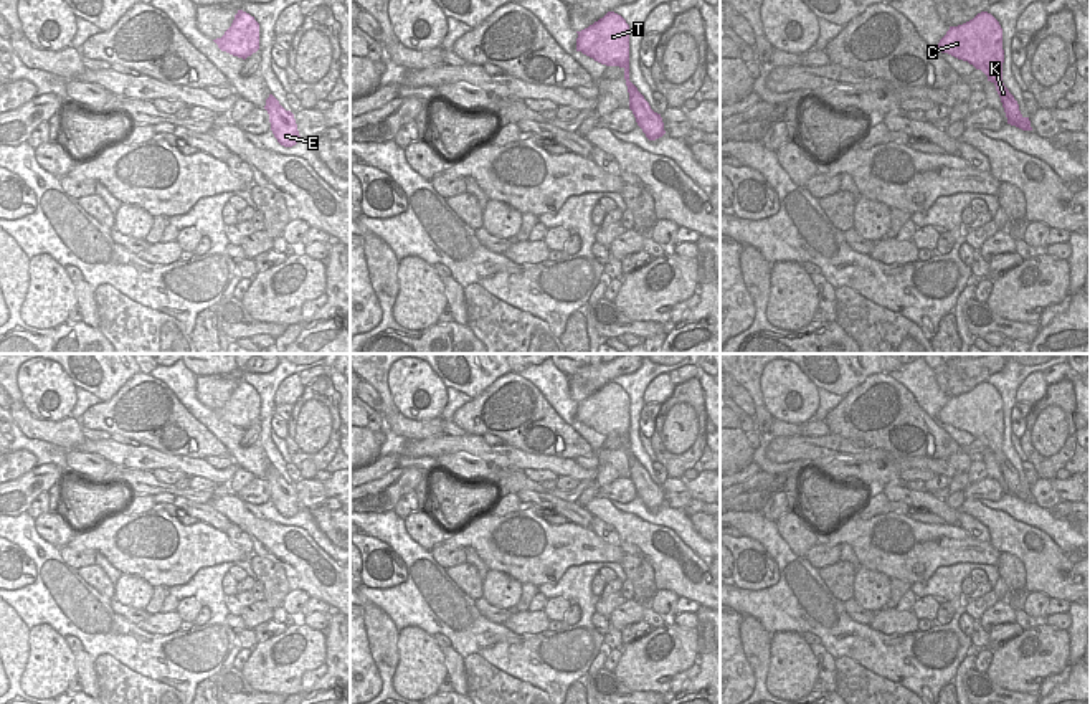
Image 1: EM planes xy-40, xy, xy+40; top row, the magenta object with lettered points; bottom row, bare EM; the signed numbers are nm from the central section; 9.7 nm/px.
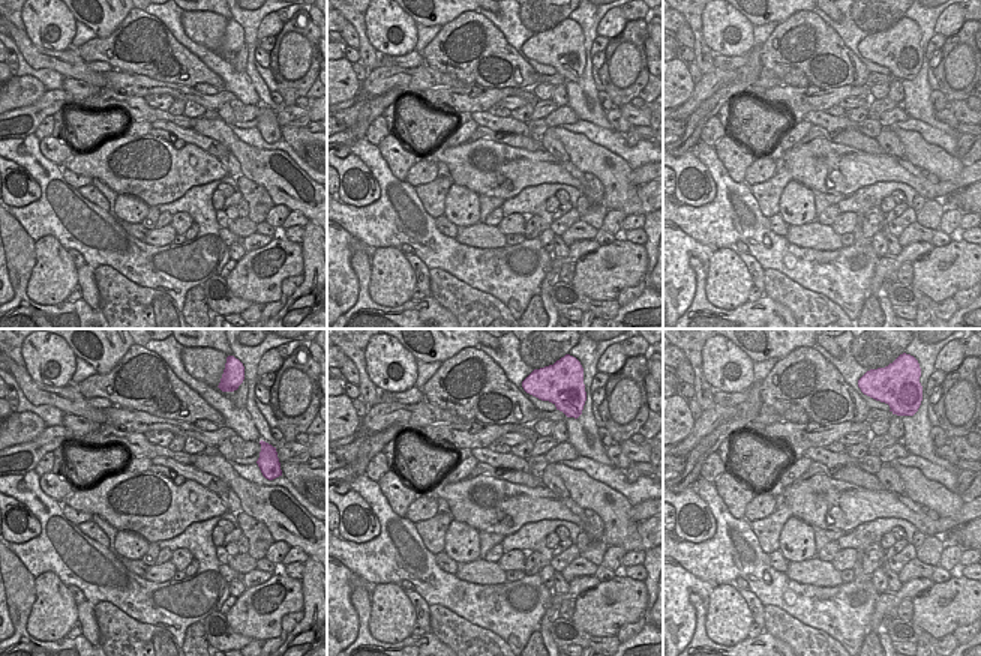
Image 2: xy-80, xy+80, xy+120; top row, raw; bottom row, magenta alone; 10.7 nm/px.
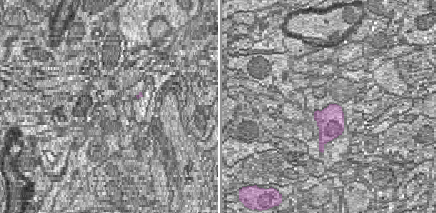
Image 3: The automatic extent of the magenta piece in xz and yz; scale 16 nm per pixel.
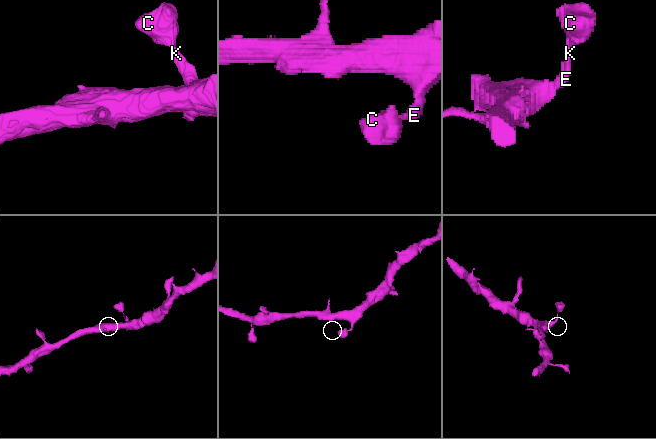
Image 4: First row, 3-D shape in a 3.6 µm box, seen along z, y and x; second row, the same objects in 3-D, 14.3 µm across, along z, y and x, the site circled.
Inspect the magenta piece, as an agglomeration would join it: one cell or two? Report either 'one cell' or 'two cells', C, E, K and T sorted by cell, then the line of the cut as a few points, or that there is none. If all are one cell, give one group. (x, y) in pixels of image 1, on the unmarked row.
one cell; C E K T; no cut

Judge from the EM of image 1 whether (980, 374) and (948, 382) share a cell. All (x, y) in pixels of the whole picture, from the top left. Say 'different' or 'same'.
same

